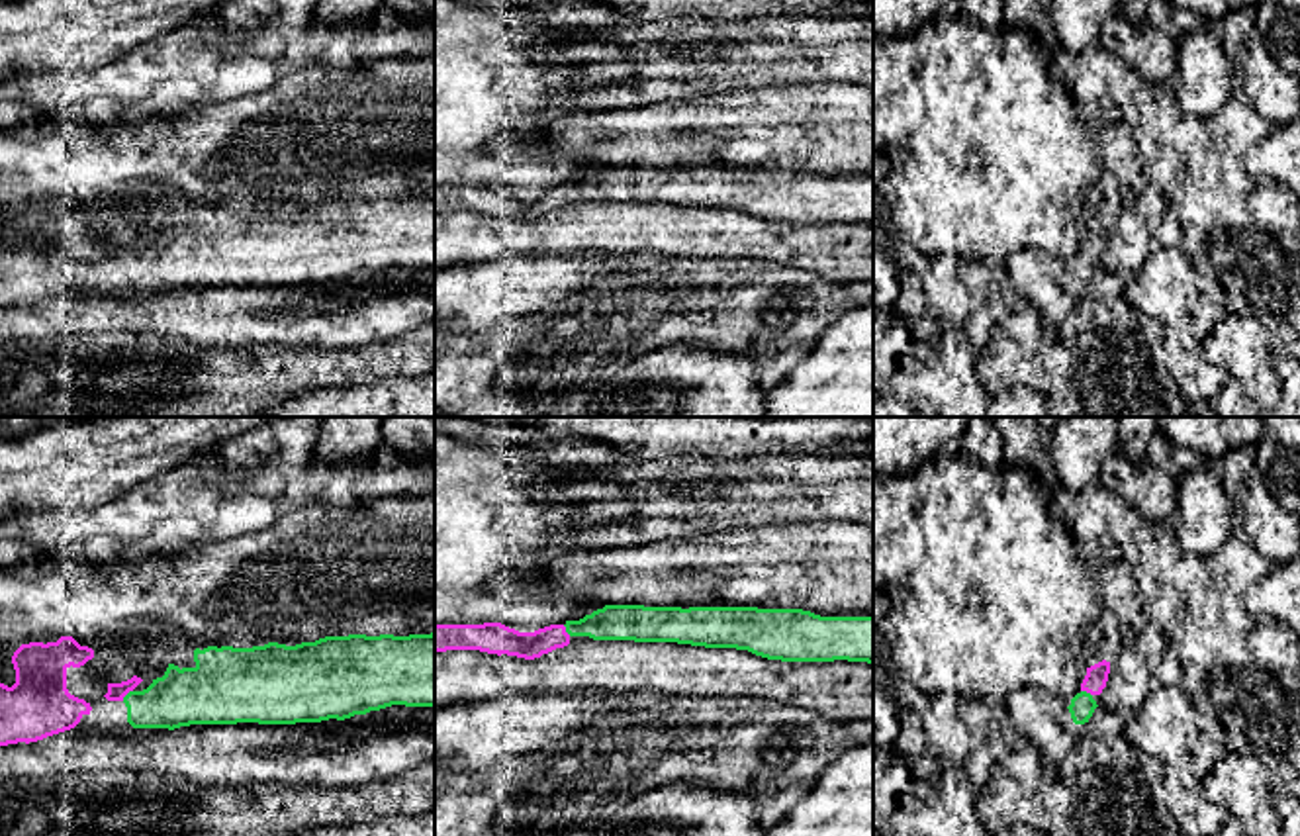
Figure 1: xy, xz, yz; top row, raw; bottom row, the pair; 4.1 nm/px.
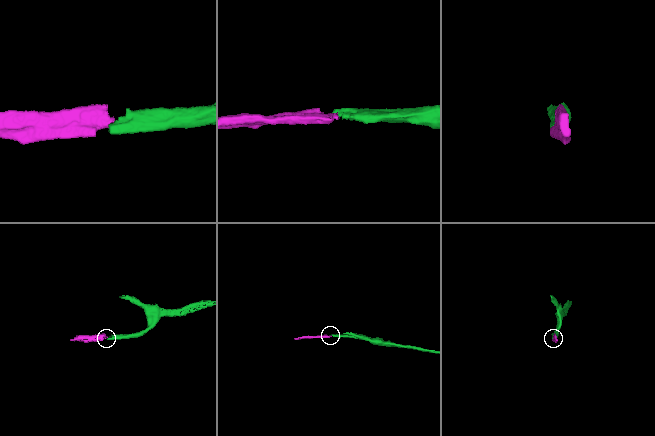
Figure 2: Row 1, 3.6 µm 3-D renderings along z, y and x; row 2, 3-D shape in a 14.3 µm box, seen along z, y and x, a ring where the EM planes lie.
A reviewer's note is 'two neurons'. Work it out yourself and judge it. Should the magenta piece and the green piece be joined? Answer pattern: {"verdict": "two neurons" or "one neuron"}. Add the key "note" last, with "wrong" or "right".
{"verdict": "one neuron", "note": "wrong"}

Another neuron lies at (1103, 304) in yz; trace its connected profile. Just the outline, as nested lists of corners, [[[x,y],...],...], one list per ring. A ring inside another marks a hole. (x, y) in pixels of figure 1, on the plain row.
[[[1096,268],[1083,296],[1057,327],[1059,339],[1079,347],[1091,331],[1128,329],[1139,331],[1138,311],[1124,296],[1126,274]]]

